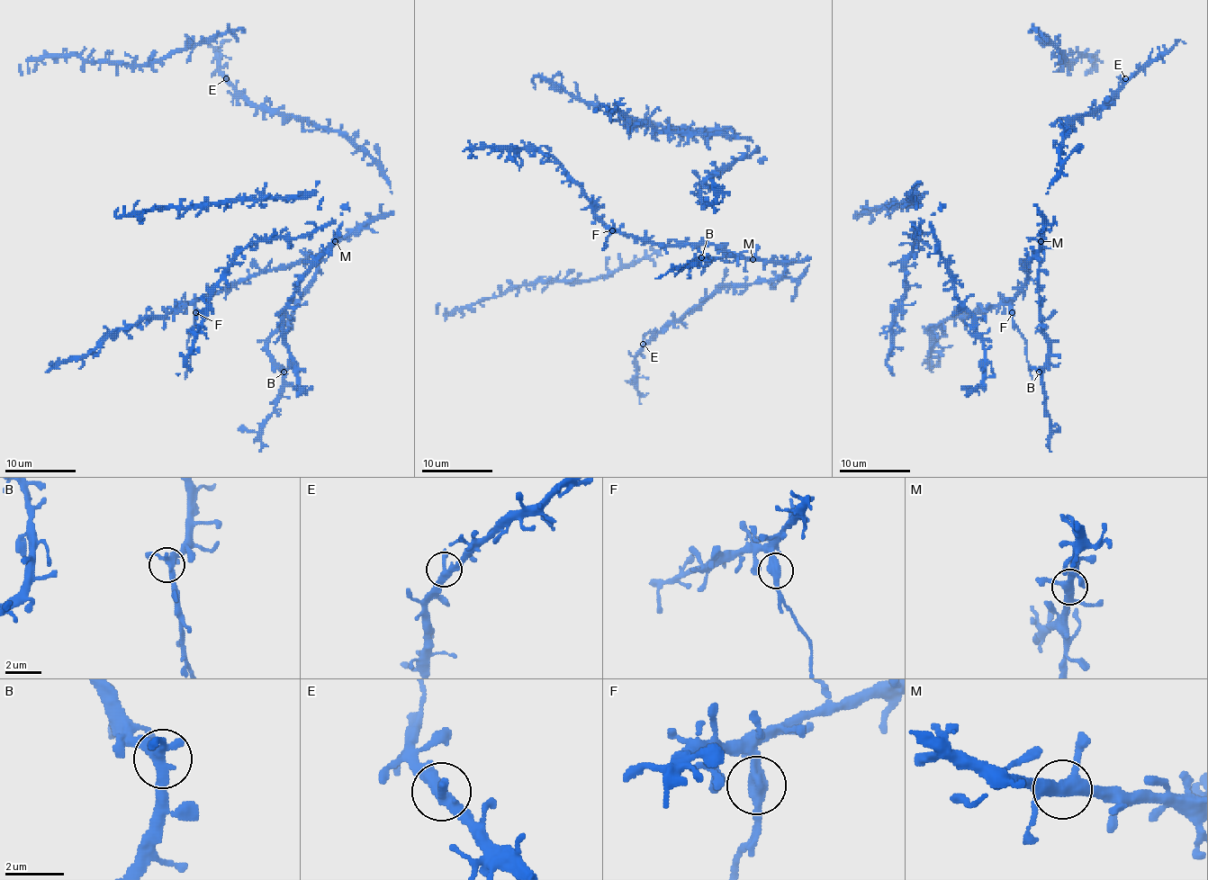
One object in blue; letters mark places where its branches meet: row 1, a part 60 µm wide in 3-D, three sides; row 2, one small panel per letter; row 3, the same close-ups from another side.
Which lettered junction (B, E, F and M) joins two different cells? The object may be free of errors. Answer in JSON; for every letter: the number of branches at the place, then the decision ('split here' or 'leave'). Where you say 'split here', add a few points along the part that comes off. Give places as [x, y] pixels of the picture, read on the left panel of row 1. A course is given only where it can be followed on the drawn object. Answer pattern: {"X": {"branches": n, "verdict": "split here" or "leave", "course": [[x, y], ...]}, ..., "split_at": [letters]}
{"B": {"branches": 3, "verdict": "leave"}, "E": {"branches": 2, "verdict": "leave"}, "F": {"branches": 2, "verdict": "split here", "course": [[195, 311], [195, 324], [186, 340], [190, 361], [184, 379]]}, "M": {"branches": 3, "verdict": "leave"}, "split_at": ["F"]}

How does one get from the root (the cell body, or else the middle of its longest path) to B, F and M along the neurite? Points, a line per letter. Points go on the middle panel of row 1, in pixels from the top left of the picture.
B: (734, 257), (692, 259), (685, 265), (692, 265), (701, 257)
F: (734, 257), (714, 245), (653, 245), (613, 230)
M: (734, 257), (752, 259)

